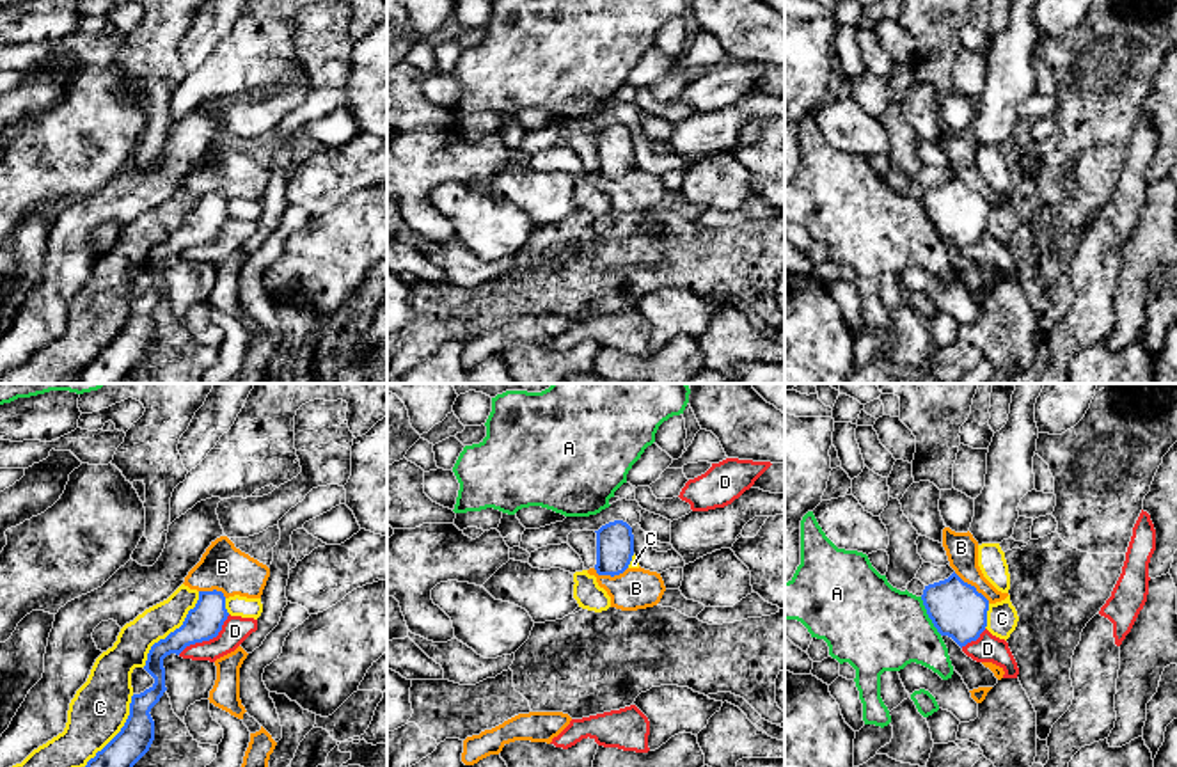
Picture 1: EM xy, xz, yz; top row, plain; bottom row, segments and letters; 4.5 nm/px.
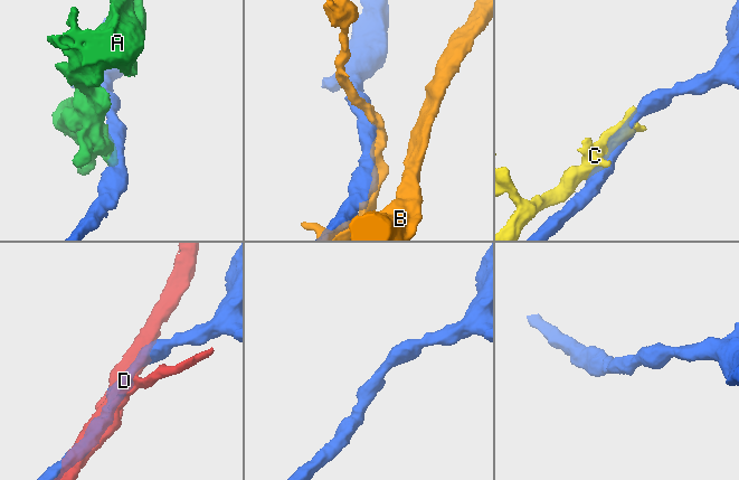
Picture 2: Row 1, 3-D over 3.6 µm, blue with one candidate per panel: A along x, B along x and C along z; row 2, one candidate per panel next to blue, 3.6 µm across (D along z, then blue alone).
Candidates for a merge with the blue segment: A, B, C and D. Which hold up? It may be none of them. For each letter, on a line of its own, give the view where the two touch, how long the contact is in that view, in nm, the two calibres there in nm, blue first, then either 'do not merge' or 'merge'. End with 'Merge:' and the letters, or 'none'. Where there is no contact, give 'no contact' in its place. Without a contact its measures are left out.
A: contact in yz; length 200 nm; calibres 240 and 400 nm; do not merge
B: contact in yz; length 220 nm; calibres 240 and 140 nm; do not merge
C: contact in xy; length 440 nm; calibres 160 and 160 nm; do not merge
D: contact in xy; length 300 nm; calibres 160 and 120 nm; do not merge
Merge: none

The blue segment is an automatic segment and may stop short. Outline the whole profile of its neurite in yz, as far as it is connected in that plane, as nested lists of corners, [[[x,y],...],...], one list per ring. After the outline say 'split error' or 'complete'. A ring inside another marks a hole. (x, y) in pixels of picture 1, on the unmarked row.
[[[955,174],[925,188],[921,202],[937,234],[960,250],[976,243],[987,229],[989,202]]]; complete

